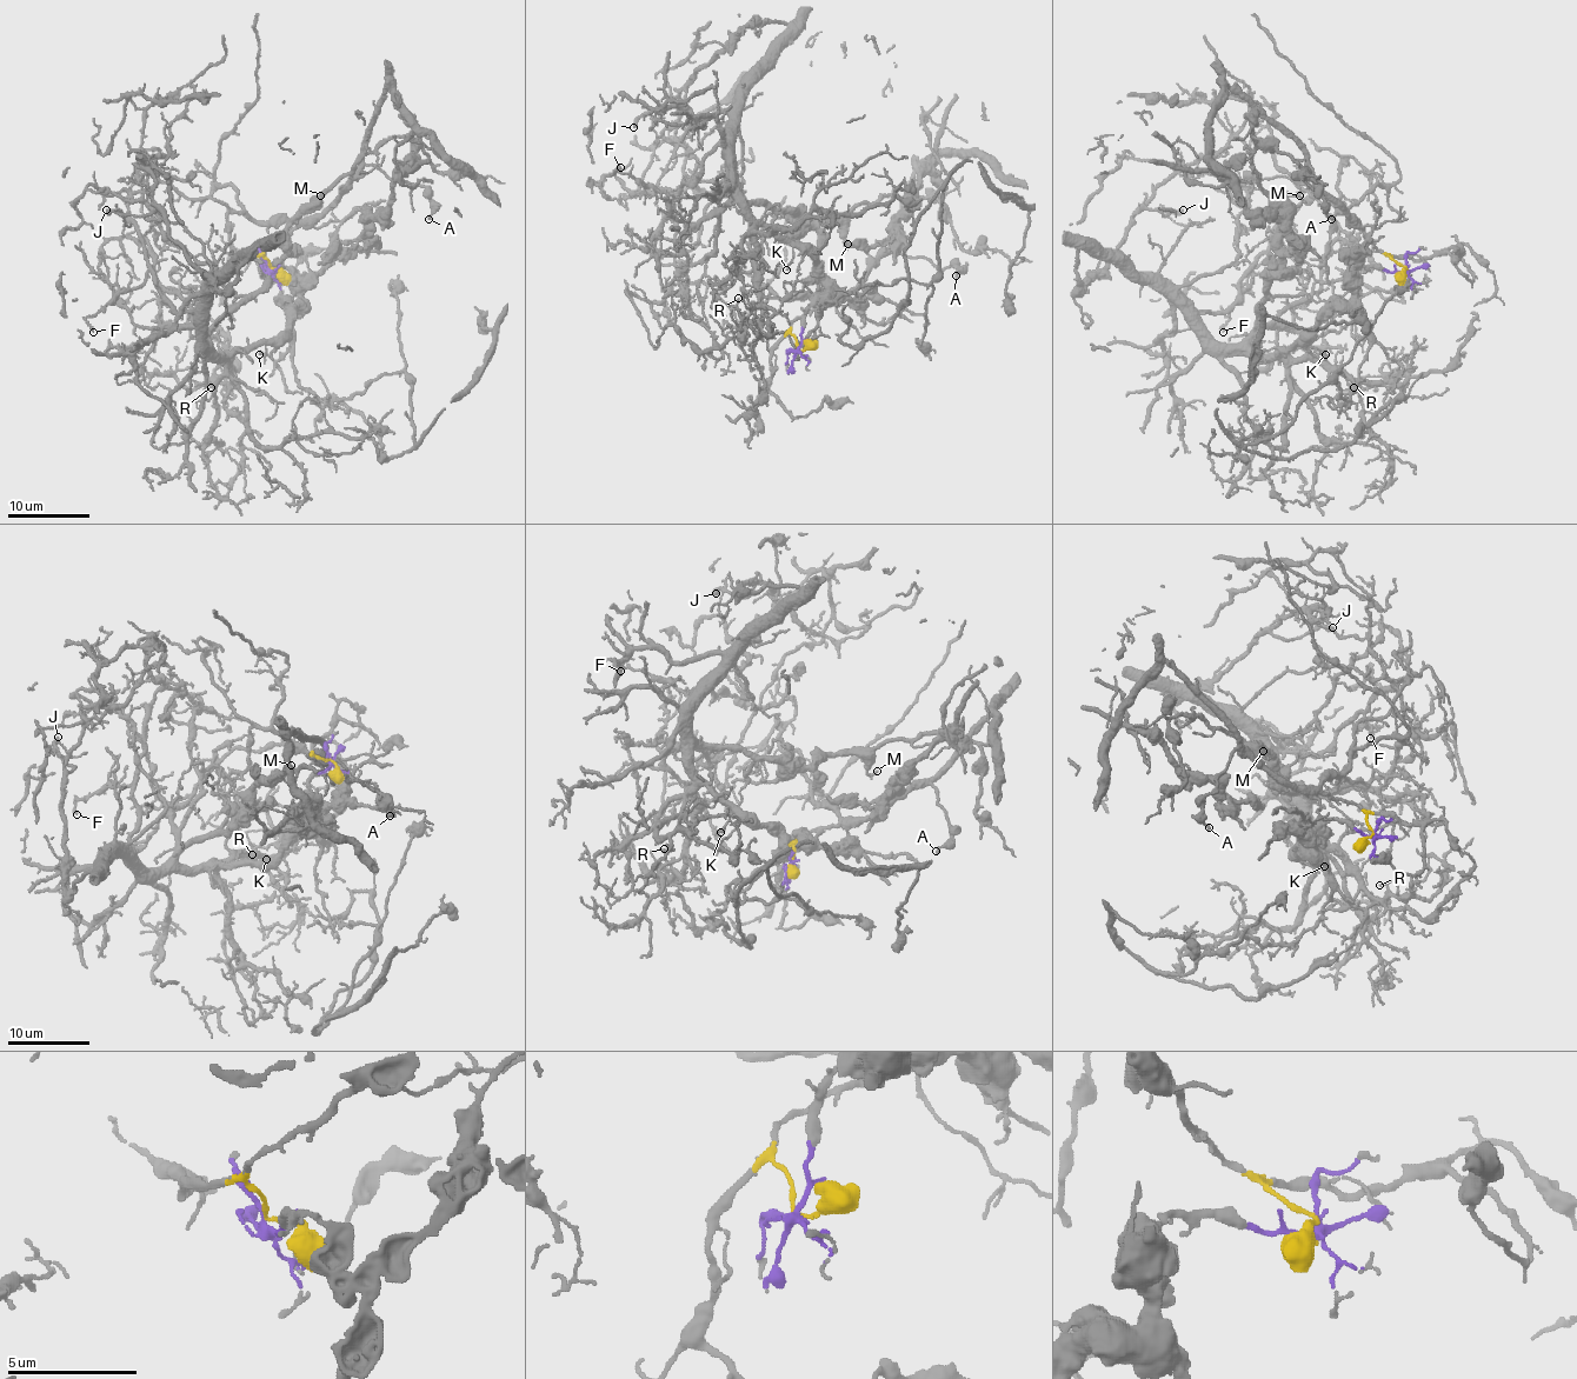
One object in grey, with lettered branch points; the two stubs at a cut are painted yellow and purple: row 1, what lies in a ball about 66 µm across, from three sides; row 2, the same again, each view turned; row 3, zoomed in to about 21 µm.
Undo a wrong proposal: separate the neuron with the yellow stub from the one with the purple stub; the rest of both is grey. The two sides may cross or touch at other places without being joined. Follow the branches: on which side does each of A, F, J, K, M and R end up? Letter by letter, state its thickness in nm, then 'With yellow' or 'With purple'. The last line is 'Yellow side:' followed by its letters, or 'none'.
A: Thickness 120 nm. With yellow
F: Thickness 180 nm. With purple
J: Thickness 360 nm. With purple
K: Thickness 130 nm. With purple
M: Thickness 140 nm. With purple
R: Thickness 120 nm. With purple
Yellow side: A

